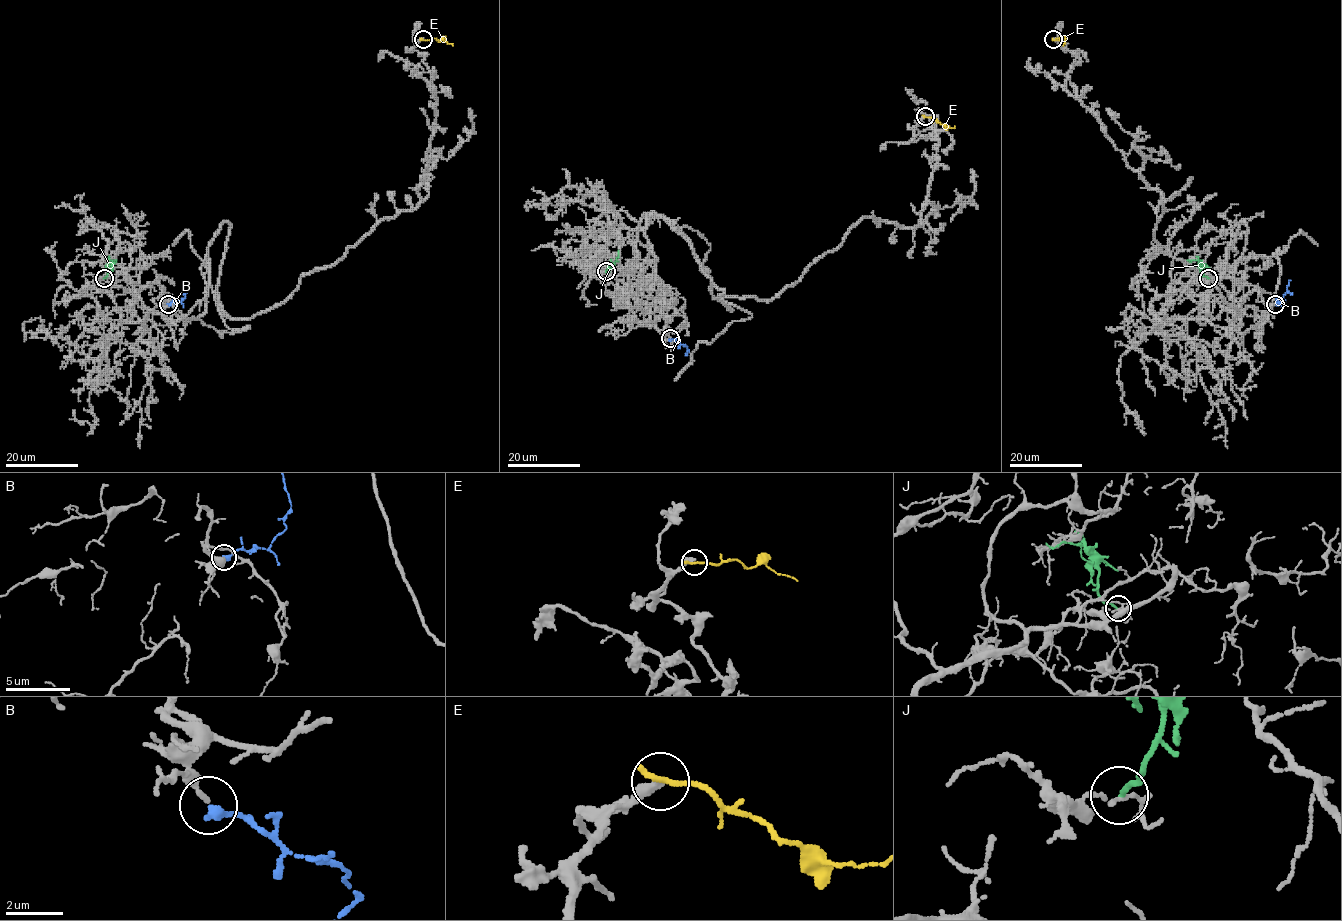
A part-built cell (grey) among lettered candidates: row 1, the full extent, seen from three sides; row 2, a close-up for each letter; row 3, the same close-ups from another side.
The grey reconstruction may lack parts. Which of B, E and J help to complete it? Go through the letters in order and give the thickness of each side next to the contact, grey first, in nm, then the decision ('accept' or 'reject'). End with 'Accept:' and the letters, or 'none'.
B: calibres 200 and 320 nm; accept
E: calibres 380 and 240 nm; reject
J: calibres 100 and 170 nm; reject
Accept: B

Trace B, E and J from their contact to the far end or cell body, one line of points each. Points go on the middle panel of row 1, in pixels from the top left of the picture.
B: (670, 338), (687, 347), (686, 353)
E: (925, 116), (948, 127), (955, 126)
J: (606, 272), (617, 260), (618, 251)

